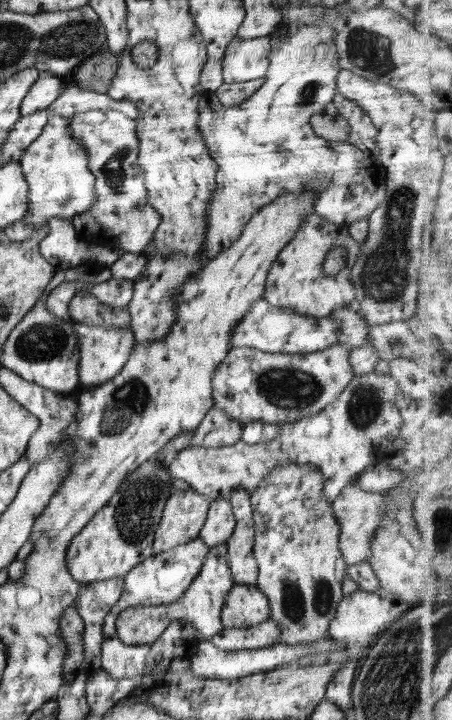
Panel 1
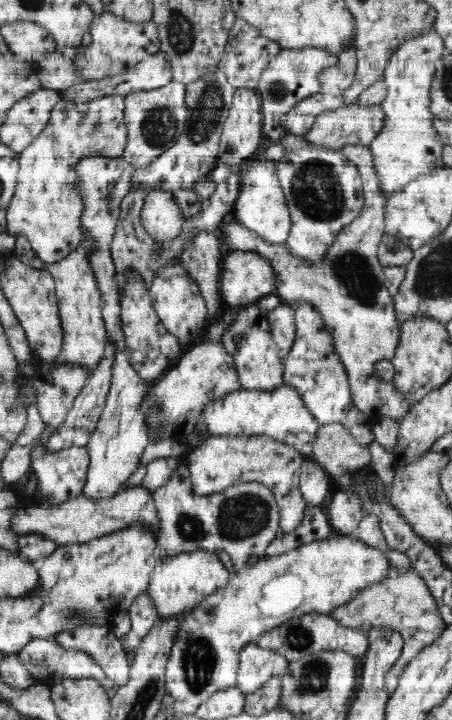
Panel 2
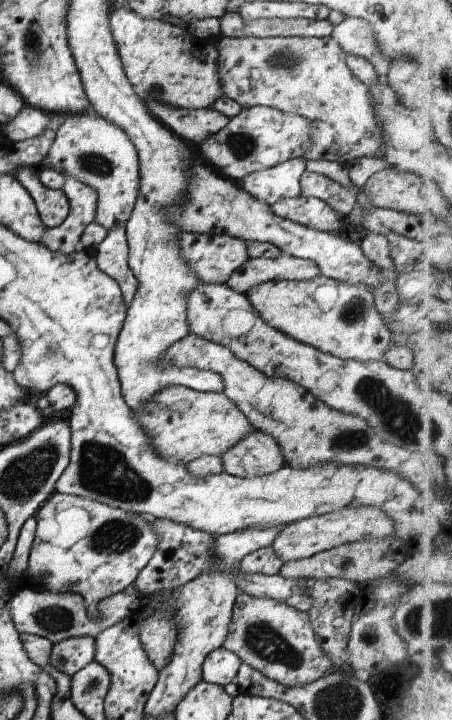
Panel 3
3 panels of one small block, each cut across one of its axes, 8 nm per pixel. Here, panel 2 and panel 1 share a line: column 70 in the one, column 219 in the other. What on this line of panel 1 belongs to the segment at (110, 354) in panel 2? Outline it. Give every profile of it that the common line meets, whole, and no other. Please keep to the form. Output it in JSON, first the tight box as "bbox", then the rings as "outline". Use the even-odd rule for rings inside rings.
{"bbox":[189,405,242,448],"outline":[[[216,405],[209,408],[206,416],[193,430],[189,446],[204,446],[206,448],[228,446],[241,440],[242,424],[229,417],[224,409]]]}

